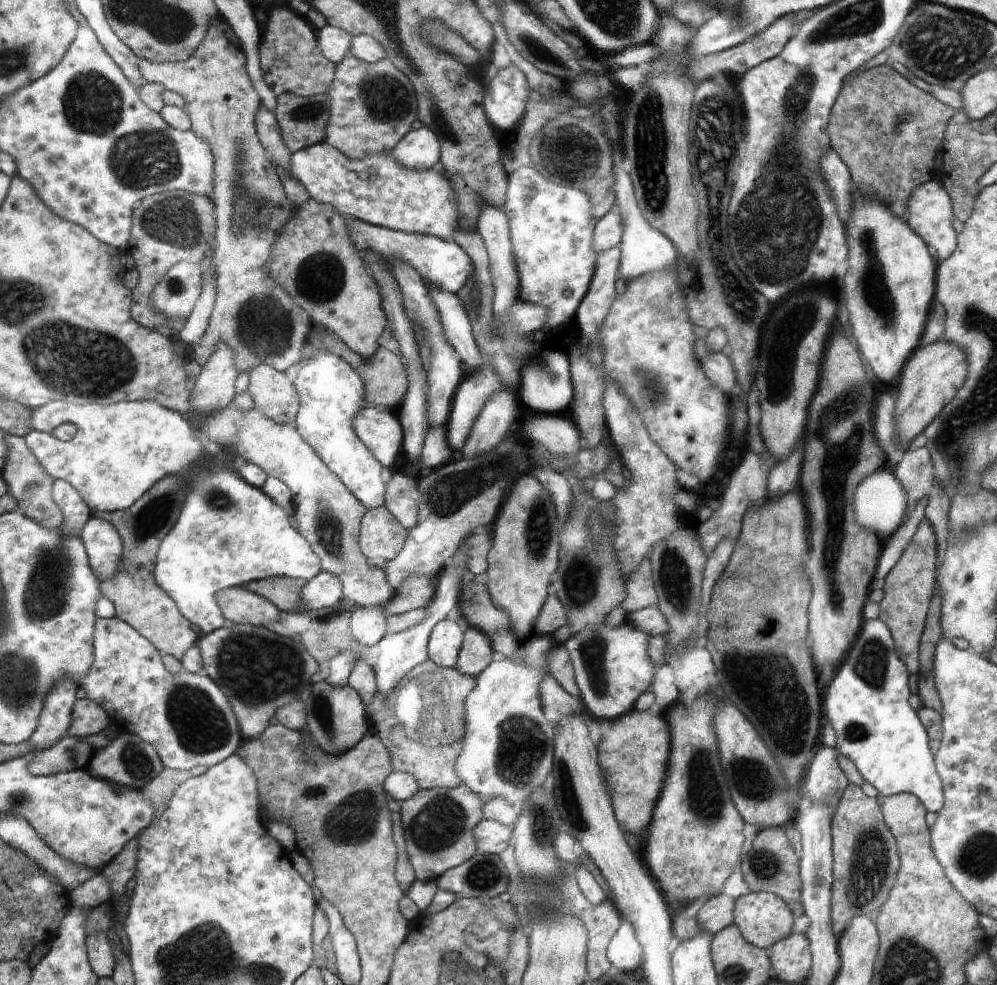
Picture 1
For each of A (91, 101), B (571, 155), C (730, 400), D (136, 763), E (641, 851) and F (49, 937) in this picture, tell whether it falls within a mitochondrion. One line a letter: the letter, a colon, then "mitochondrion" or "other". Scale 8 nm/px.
A: mitochondrion
B: mitochondrion
C: other
D: mitochondrion
E: other
F: other

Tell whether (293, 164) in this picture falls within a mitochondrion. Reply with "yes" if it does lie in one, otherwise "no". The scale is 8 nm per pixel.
no

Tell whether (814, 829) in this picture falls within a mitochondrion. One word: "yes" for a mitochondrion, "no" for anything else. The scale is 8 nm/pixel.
no

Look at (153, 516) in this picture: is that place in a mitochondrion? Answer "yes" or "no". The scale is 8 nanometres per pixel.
yes

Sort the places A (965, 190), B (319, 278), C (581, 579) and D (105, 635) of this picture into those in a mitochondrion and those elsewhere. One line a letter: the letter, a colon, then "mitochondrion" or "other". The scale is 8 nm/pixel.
A: other
B: mitochondrion
C: mitochondrion
D: other

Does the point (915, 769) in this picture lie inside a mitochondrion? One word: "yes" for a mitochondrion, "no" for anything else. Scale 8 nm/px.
no

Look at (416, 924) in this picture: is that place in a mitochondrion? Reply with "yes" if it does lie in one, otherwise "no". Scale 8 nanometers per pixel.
no

